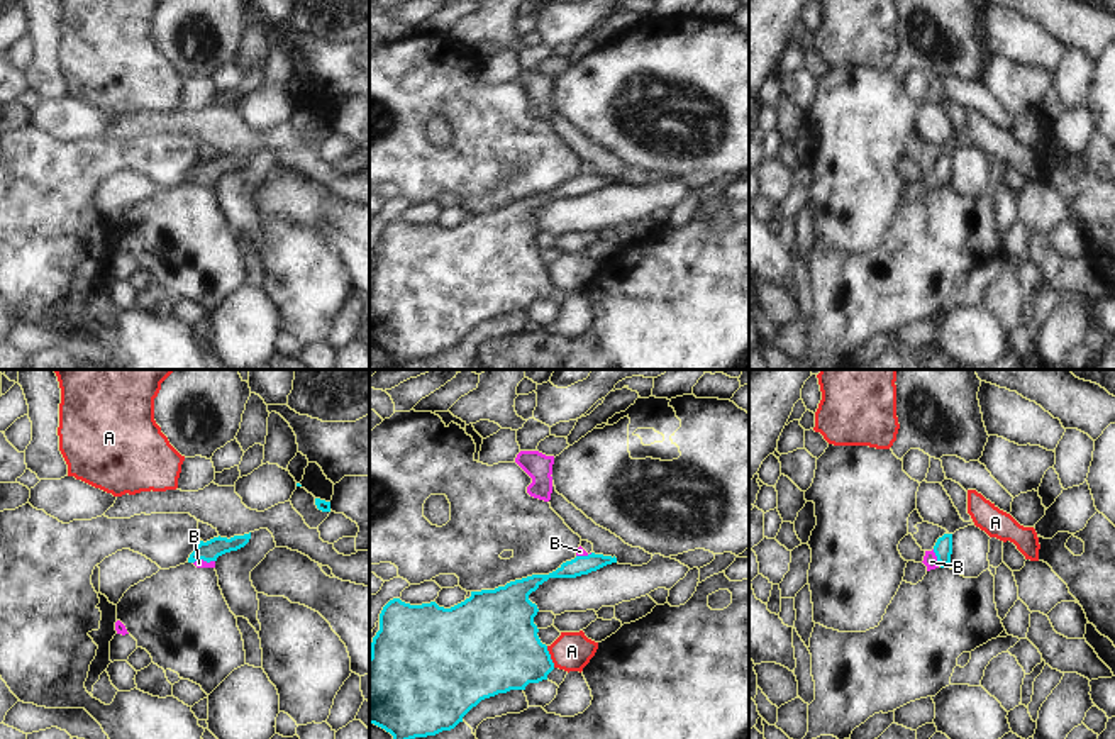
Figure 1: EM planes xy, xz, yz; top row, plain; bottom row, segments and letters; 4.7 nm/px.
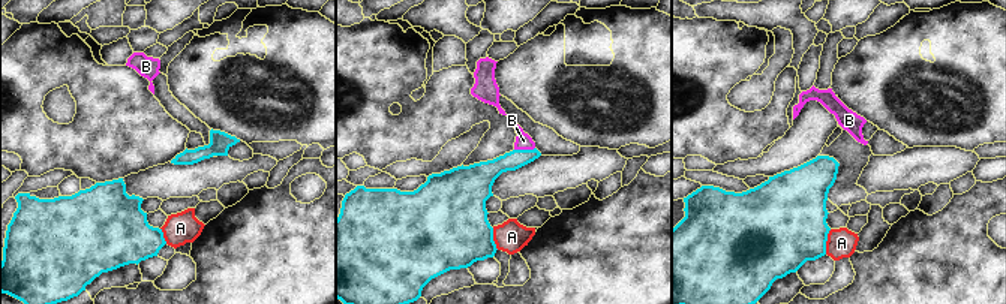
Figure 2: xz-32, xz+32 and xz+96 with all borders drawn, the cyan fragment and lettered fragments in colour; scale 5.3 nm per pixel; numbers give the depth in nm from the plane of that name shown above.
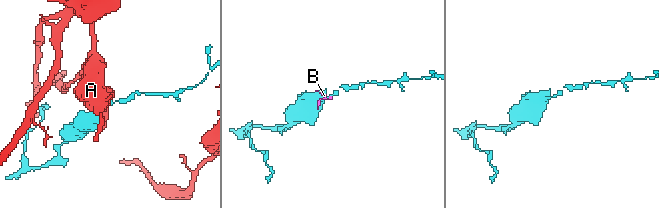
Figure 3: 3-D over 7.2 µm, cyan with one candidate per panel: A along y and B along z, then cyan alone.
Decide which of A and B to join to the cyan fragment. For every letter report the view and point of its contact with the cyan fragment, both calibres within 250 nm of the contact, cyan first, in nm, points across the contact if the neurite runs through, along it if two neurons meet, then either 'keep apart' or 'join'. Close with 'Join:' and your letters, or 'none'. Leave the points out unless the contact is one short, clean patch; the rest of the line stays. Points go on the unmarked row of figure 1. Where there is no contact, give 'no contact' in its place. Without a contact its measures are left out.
A: contact xz (549, 277); calibres 400 and 190 nm; border xz (546, 266), (554, 287); keep apart
B: contact yz (937, 178); calibres 90 and 70 nm; border yz (932, 170), (939, 185); keep apart
Join: none

